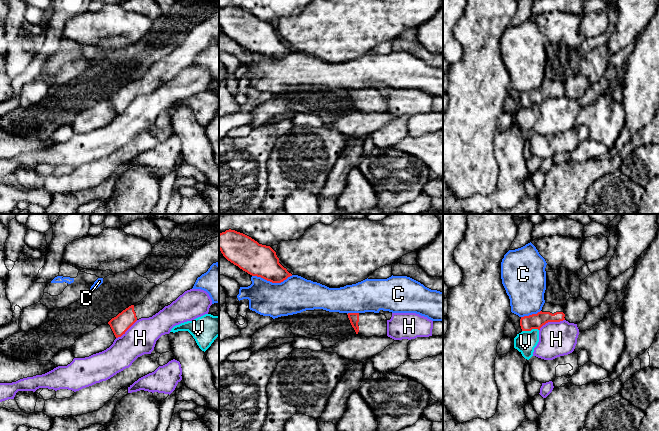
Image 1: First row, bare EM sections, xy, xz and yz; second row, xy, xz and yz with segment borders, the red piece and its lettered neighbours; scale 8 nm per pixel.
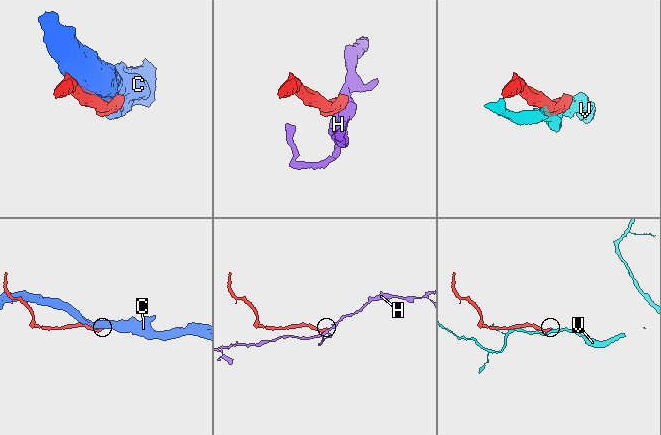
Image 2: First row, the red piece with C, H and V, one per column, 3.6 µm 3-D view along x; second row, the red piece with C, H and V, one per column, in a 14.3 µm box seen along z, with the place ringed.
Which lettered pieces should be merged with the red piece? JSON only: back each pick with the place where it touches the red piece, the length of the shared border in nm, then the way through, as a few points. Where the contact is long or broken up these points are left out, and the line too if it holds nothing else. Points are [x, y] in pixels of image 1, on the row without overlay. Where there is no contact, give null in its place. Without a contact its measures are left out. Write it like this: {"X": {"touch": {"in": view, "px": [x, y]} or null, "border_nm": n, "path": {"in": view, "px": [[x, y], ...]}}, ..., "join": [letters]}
{"join": []}

